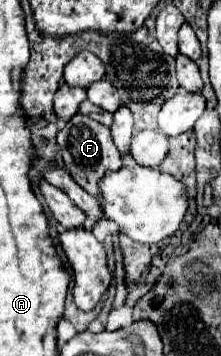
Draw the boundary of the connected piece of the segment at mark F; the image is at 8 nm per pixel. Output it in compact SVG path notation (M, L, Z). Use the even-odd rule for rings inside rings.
M77 113L77 115L75 115L71 121L67 121L65 127L59 131L57 143L59 143L61 155L63 155L65 167L67 167L69 175L75 179L75 183L81 185L81 187L83 187L87 193L91 193L93 197L101 199L101 191L99 191L99 185L97 185L99 179L101 179L107 171L117 171L117 169L123 167L121 155L119 155L117 147L115 147L115 143L113 143L111 131L109 131L105 125L101 125L101 123L93 121L93 119L89 119L89 117L85 117L85 115Z

